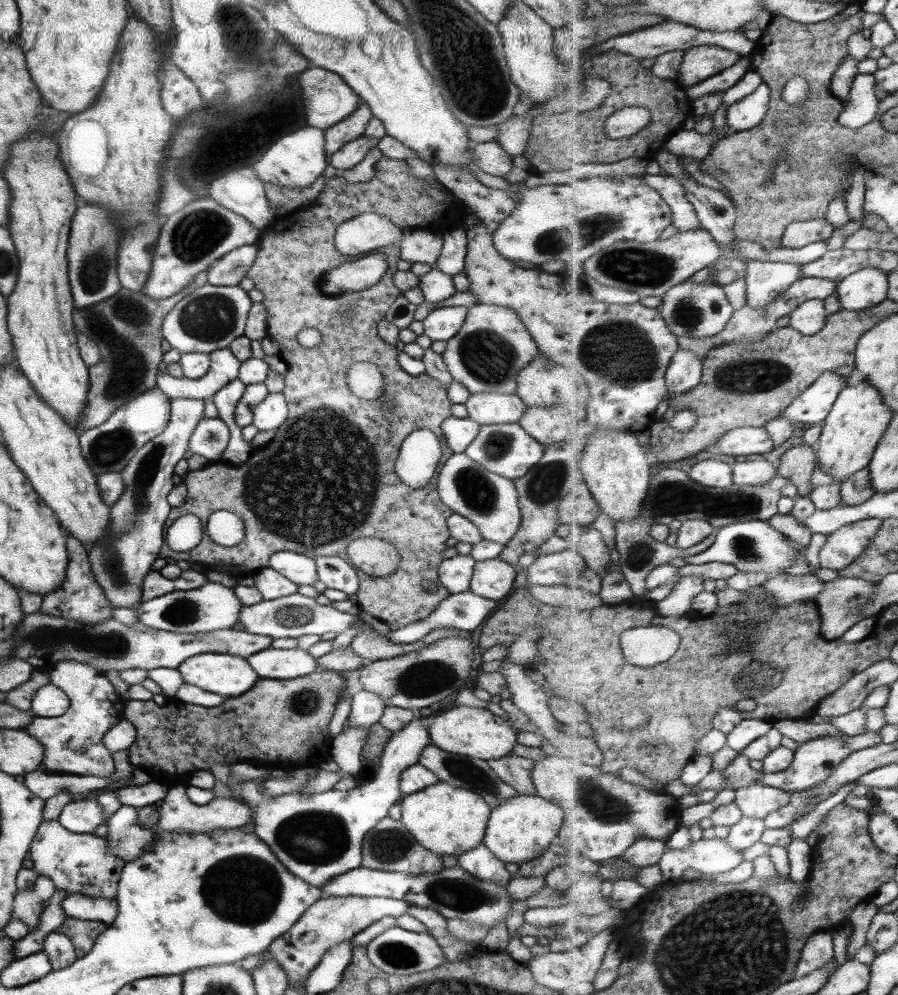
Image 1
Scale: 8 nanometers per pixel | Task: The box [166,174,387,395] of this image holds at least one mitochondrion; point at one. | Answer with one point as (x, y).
(196, 234)

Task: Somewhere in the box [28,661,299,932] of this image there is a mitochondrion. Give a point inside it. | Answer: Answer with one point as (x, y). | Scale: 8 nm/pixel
(243, 889)

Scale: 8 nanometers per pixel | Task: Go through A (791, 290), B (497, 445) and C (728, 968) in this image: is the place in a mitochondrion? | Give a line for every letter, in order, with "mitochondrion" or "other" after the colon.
A: other
B: mitochondrion
C: mitochondrion

